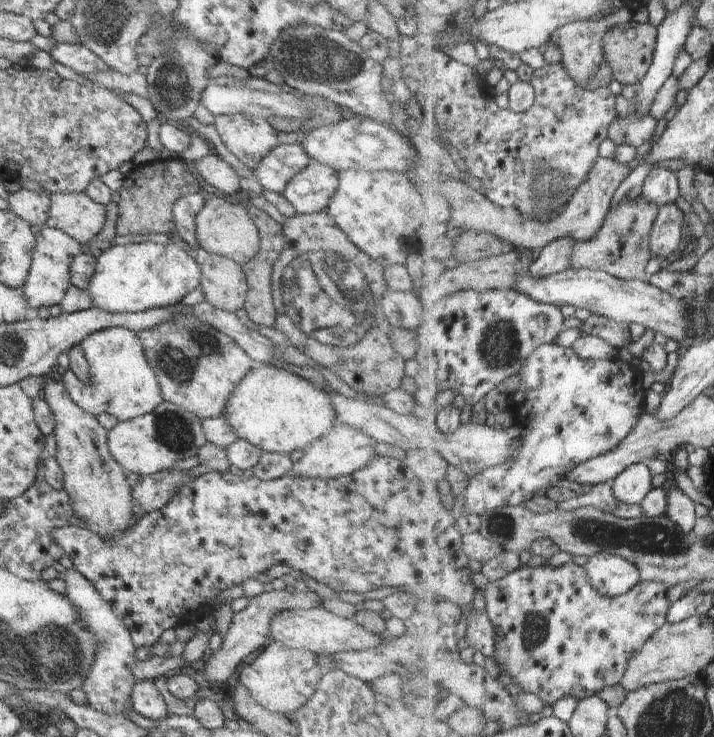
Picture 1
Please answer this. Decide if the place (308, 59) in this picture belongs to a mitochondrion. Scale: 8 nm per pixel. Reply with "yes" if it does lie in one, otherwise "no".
yes

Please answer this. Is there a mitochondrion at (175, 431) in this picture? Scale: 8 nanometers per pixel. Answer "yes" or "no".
yes

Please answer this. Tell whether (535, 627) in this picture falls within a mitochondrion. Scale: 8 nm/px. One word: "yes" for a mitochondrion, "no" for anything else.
yes

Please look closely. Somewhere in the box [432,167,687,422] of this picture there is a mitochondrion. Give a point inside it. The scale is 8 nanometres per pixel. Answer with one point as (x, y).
(497, 347)

